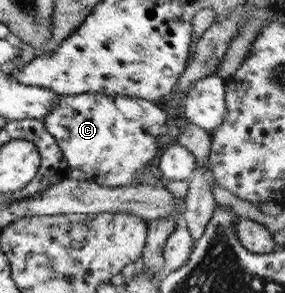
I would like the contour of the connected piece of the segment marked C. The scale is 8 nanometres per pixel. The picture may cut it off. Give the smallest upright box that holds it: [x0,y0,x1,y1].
[41,93,170,187]

